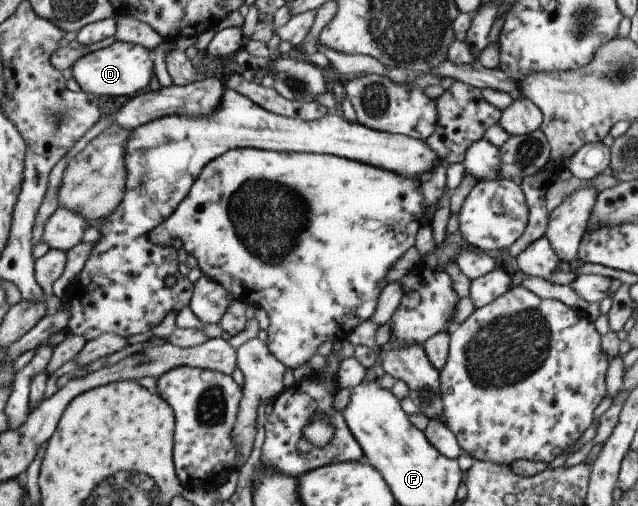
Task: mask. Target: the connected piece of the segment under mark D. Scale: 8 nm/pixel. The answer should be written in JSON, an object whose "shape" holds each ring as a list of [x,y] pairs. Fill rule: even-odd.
{"shape":[[[115,40],[112,45],[104,49],[90,51],[80,57],[72,65],[70,71],[72,79],[76,81],[83,93],[94,96],[131,98],[142,92],[146,86],[149,87],[150,79],[154,75],[153,54],[142,45]]]}

